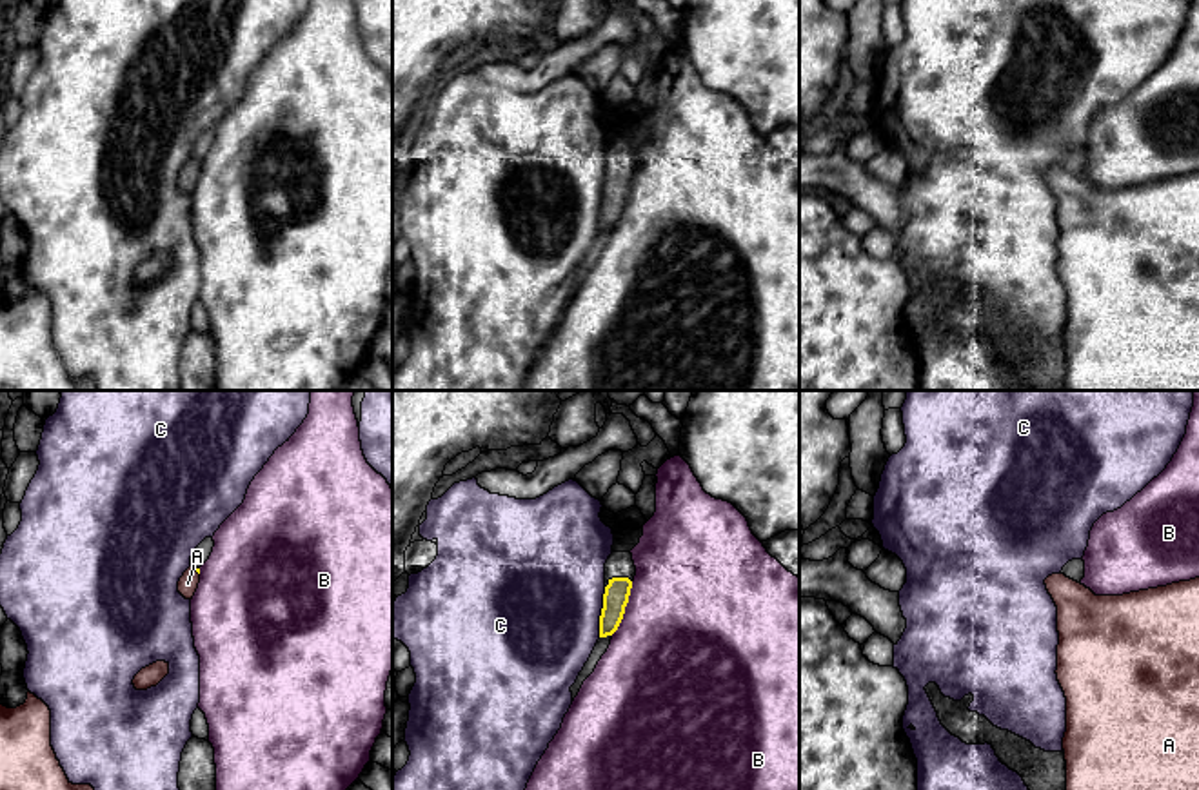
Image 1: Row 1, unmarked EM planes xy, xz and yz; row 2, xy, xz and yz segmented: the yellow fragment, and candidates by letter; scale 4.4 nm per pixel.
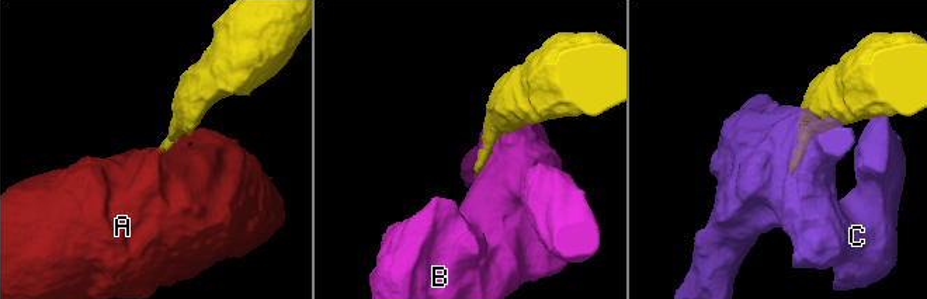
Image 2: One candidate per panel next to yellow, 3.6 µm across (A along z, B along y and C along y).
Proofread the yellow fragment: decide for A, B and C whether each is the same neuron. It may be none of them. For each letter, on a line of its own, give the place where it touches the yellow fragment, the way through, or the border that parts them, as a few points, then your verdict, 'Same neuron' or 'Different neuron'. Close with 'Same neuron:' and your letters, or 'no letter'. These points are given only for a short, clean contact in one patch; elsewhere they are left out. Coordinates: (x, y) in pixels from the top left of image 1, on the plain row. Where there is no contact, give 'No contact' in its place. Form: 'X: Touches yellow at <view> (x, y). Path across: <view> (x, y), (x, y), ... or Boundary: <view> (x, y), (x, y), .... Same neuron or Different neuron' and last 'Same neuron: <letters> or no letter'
A: Touches yellow at xy (197, 164). Path across: xy (195, 162), (197, 164), (188, 177). Same neuron
B: Touches yellow at xz (624, 202). Different neuron
C: Touches yellow at xz (602, 206). Different neuron
Same neuron: A

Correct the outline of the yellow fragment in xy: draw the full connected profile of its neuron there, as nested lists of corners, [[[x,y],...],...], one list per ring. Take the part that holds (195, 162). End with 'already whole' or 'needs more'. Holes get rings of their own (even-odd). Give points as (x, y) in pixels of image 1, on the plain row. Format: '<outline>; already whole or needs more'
[[[189,160],[178,174],[178,185],[185,193],[193,193],[200,176],[200,162]]]; needs more

